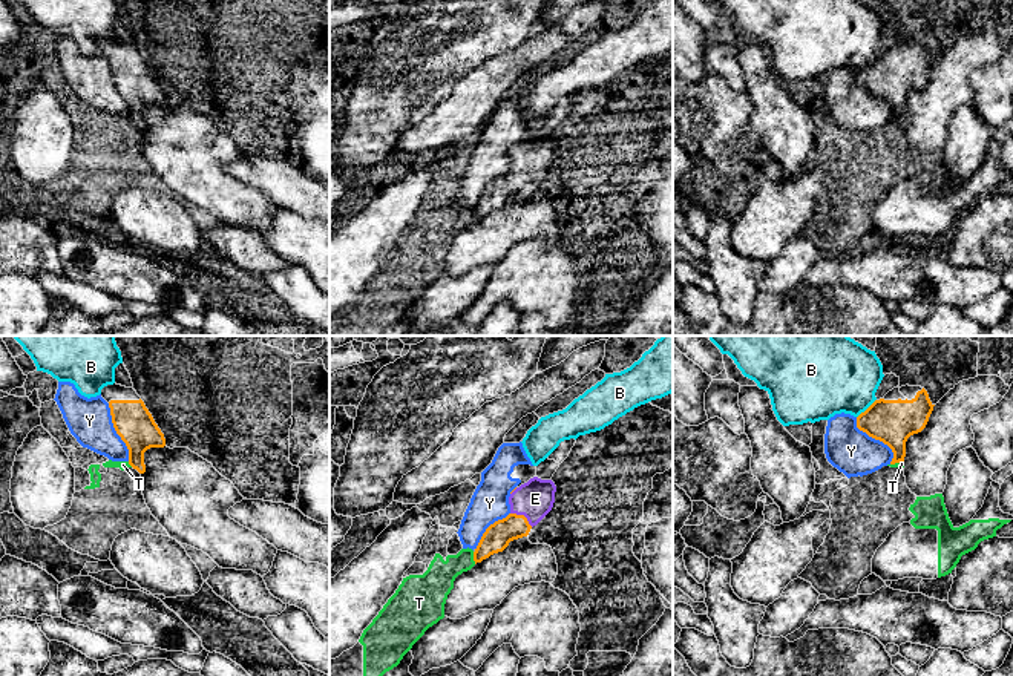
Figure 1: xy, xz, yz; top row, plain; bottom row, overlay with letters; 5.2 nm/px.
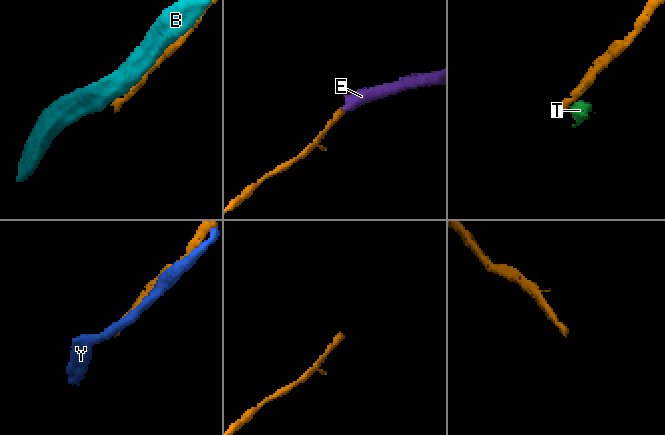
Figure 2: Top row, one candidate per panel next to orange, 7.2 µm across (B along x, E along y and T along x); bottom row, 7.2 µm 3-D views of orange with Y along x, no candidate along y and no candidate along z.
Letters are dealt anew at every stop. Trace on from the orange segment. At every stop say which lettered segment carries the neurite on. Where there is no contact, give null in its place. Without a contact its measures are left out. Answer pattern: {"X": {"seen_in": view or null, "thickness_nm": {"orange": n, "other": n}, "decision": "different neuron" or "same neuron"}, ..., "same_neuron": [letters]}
{"B": {"seen_in": "yz", "thickness_nm": {"orange": 240, "other": 360}, "decision": "different neuron"}, "E": {"seen_in": "xz", "thickness_nm": {"orange": 140, "other": 200}, "decision": "same neuron"}, "T": {"seen_in": "xz", "thickness_nm": {"orange": 140, "other": 170}, "decision": "different neuron"}, "Y": {"seen_in": "yz", "thickness_nm": {"orange": 240, "other": 240}, "decision": "different neuron"}, "same_neuron": ["E"]}

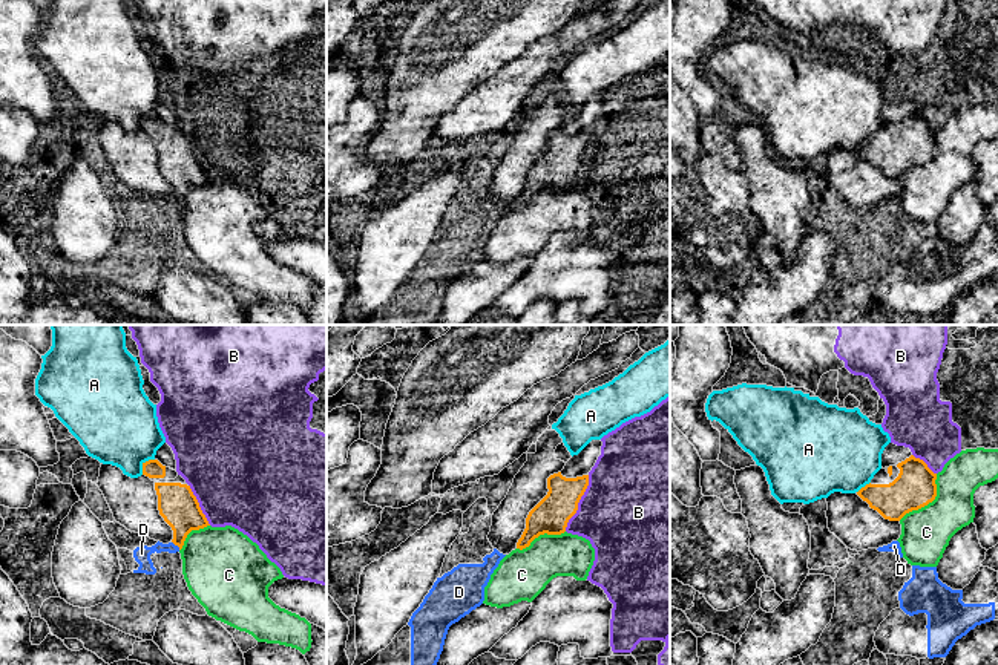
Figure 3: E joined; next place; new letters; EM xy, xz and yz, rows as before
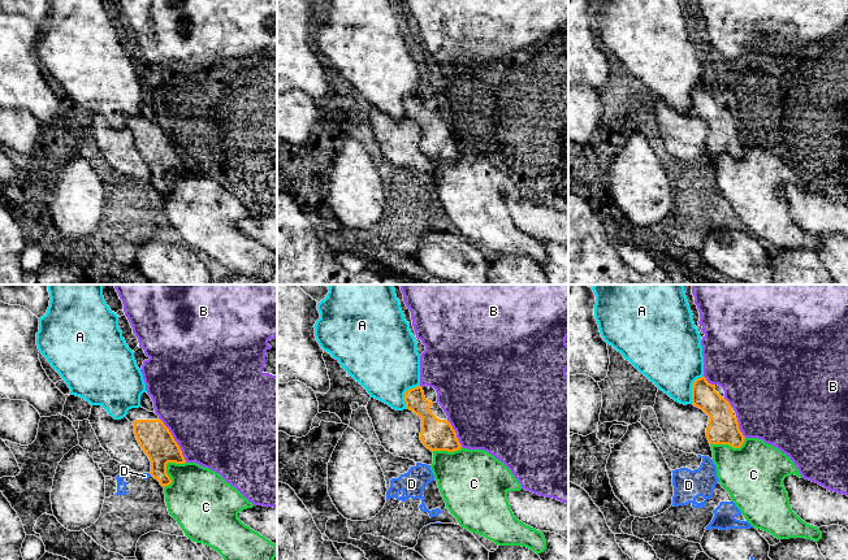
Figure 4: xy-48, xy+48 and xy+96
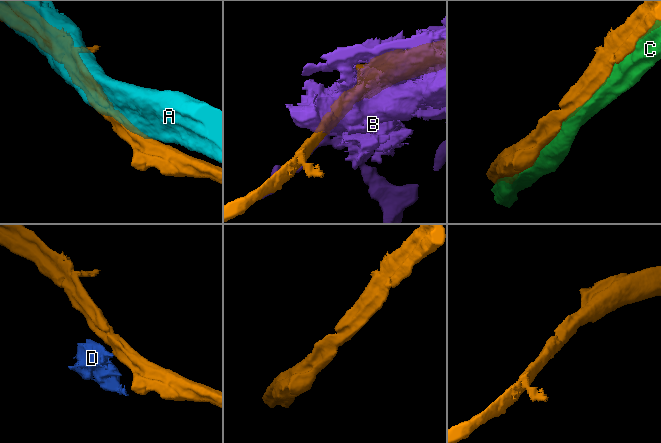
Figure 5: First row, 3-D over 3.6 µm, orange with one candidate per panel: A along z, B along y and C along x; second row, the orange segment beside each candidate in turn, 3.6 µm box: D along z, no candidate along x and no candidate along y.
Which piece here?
{"A": {"seen_in": "xy", "thickness_nm": {"orange": 100, "other": 420}, "decision": "different neuron"}, "B": {"seen_in": "xz", "thickness_nm": {"orange": 190, "other": 480}, "decision": "different neuron"}, "C": {"seen_in": "yz", "thickness_nm": {"orange": 220, "other": 260}, "decision": "different neuron"}, "D": {"seen_in": "xy", "thickness_nm": {"orange": 200, "other": 90}, "decision": "different neuron"}, "same_neuron": []}

